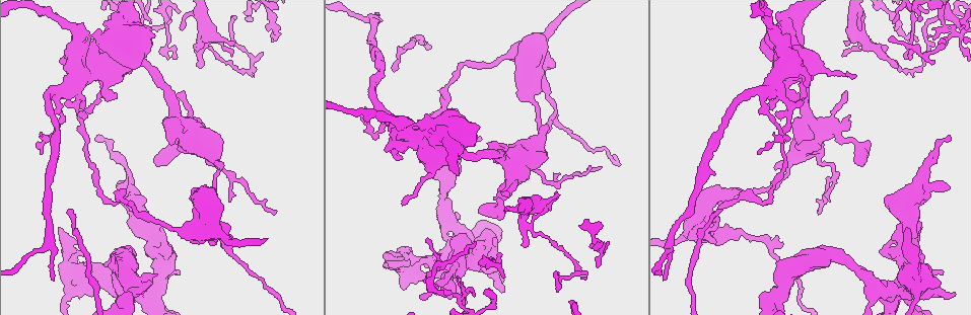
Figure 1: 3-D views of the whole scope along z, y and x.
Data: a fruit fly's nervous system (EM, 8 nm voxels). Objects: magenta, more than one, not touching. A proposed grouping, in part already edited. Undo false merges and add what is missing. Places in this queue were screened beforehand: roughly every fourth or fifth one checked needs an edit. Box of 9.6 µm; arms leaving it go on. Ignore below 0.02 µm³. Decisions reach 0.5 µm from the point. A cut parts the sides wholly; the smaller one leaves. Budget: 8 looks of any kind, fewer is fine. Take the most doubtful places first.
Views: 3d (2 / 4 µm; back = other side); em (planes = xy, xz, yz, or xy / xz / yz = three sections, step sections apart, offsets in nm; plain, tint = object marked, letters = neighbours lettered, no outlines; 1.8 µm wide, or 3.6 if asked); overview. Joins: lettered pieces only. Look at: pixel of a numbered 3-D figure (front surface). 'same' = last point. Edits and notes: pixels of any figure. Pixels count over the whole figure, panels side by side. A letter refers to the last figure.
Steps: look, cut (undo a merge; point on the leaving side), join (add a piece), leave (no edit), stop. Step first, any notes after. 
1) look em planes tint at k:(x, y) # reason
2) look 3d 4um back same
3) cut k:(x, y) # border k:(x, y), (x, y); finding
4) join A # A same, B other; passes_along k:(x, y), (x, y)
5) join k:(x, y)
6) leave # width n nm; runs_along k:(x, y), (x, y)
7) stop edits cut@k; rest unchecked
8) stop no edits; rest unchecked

look em planes letters at 1:(136, 299) # looks like a crossing

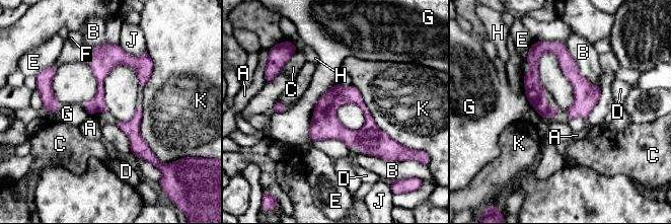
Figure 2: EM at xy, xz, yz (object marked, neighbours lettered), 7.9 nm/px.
leave # A other, B other, C other, D other, E other, F other, G other, H other, J other, K other; all the same neuron

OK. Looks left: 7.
look em planes plain at 1:(66, 257) # calibre changes

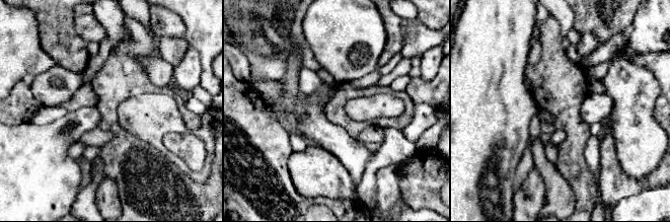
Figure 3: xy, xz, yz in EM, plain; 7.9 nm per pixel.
look em planes letters same

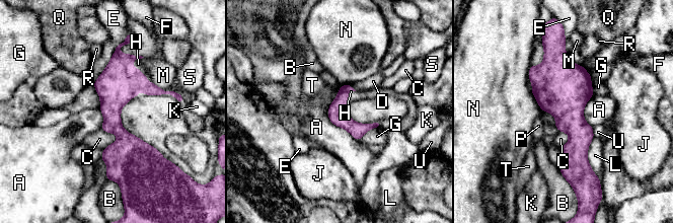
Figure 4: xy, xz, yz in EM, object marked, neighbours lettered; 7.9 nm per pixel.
join H # A other, B other, C other, D other, E other, F other, G other, H same, J other, K other, L other, M other, N other, P other, Q other, R other, S other, T other, U other; the neuron continues

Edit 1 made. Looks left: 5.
look overview

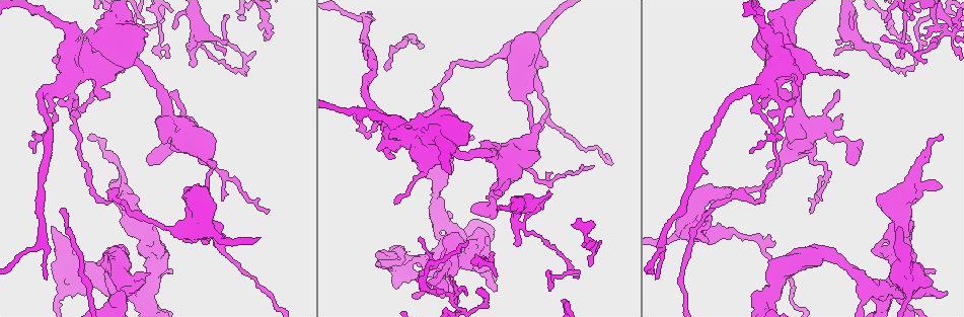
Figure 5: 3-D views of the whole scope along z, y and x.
look em 3.6um xy step 4 tint at 5:(415, 126) # thick turns thin

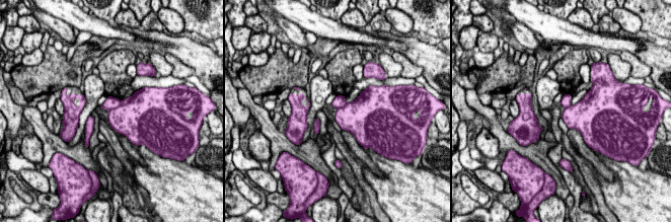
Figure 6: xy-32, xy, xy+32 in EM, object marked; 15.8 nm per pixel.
look em 3.6um xy step 4 letters same

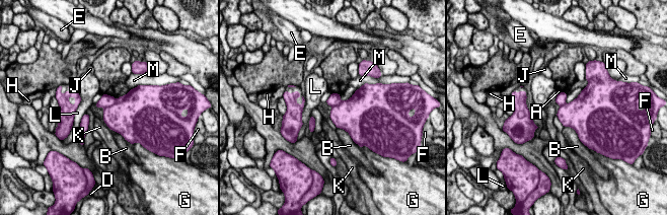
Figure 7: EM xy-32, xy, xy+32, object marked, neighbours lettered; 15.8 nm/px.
cut 7:(106, 100) # longest_contact B 320 nm; A other, B other, D other, E other, F other, G other, H other, J other, K other, L other, M other; border 7:(128, 93), (104, 109); two neurons meet here

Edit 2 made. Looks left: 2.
stop edits join@4, cut@7; rest unchecked

